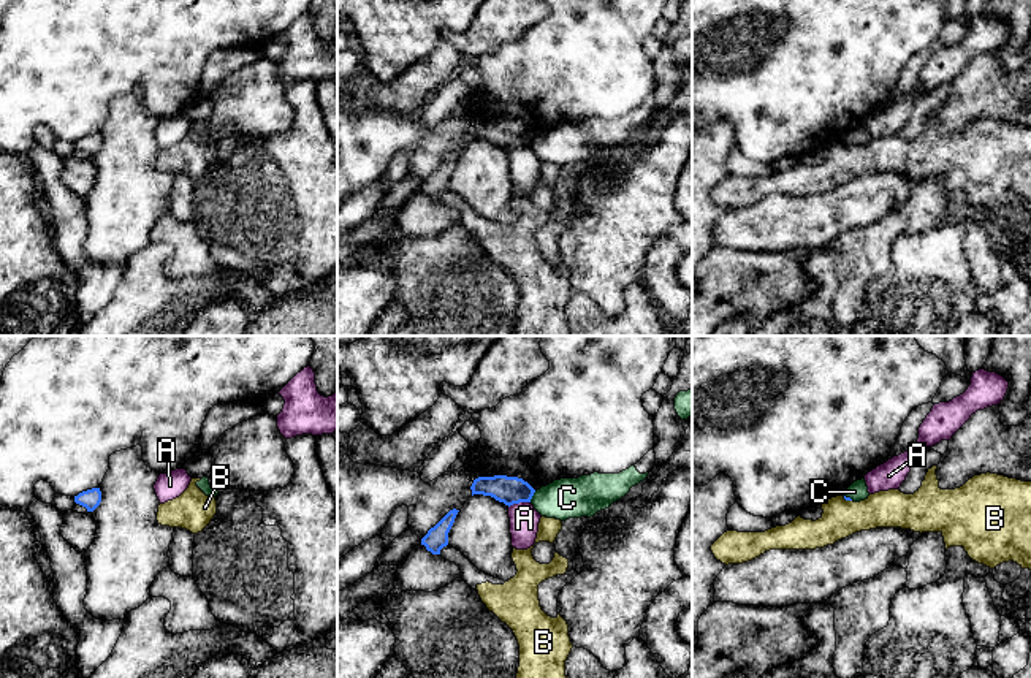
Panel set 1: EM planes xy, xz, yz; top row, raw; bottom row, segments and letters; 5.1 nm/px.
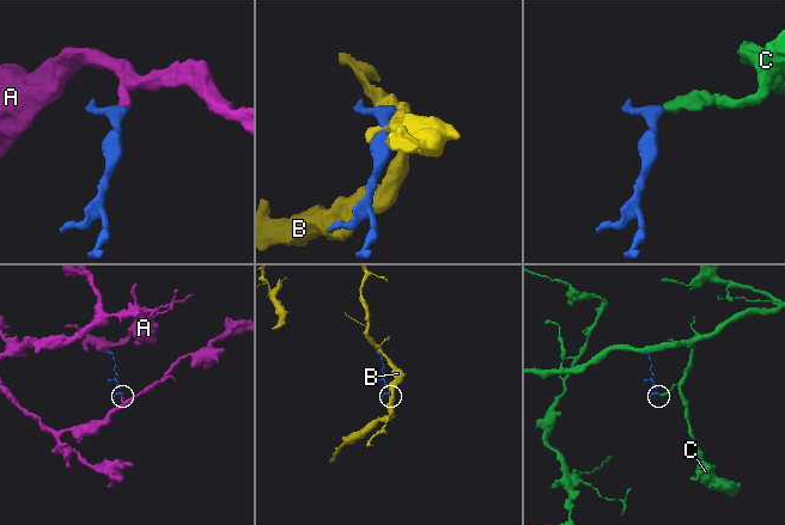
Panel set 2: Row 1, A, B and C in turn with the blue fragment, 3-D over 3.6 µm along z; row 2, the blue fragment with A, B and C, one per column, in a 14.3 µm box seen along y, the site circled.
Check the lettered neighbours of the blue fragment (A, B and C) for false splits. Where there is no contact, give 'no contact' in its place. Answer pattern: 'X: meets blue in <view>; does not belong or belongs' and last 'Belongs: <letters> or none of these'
A: meets blue in xz; does not belong
B: meets blue in yz; does not belong
C: meets blue in xz; does not belong
Belongs: none of these

